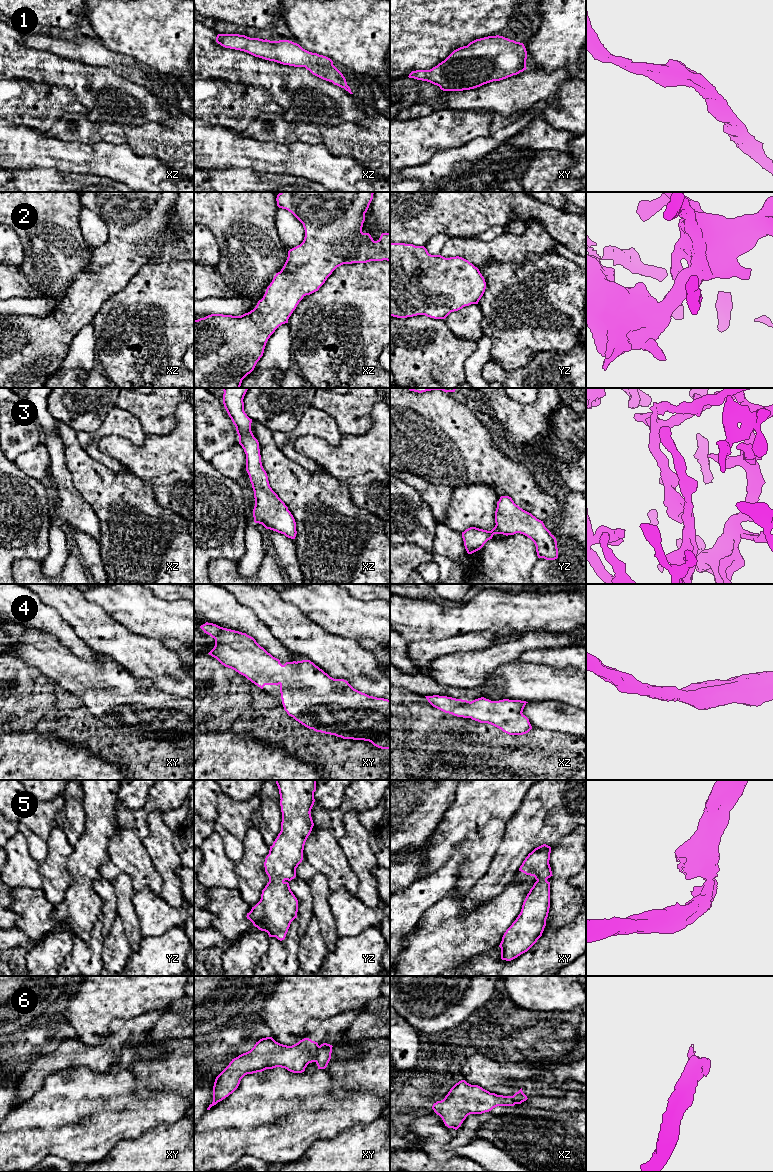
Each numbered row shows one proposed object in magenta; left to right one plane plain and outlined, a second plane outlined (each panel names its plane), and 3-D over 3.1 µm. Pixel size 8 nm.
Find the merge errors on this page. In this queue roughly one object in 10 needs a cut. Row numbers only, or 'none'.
6

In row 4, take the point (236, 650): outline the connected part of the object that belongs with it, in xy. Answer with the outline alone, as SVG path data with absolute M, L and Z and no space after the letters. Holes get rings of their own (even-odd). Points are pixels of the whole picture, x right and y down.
M208 622L200 628L215 639L209 655L261 689L265 685L279 685L284 710L305 727L343 739L369 741L378 748L390 749L390 700L369 696L354 689L344 679L334 679L310 660L282 665L279 659L246 633Z

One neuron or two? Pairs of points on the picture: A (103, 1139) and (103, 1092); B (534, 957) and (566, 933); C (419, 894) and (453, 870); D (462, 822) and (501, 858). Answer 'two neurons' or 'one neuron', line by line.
A: one neuron
B: one neuron
C: one neuron
D: two neurons

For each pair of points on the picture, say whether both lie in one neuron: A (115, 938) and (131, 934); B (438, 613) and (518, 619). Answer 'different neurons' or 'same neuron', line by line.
A: different neurons
B: same neuron

